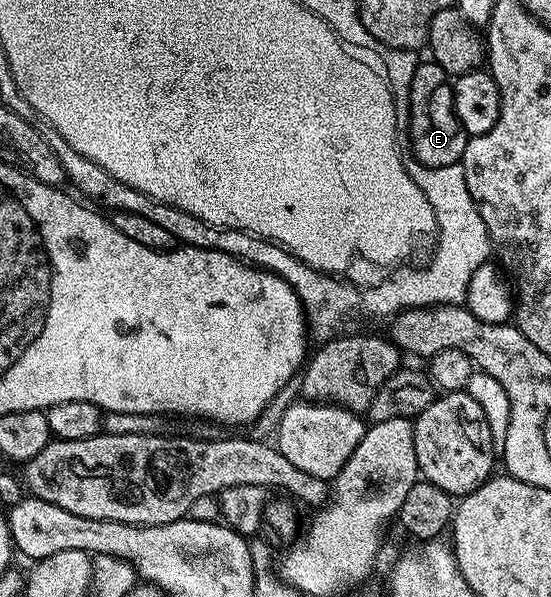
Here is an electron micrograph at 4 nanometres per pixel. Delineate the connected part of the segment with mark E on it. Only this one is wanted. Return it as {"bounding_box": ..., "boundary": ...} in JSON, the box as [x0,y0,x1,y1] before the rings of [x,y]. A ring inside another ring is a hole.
{"bounding_box":[408,61,469,167],"boundary":[[[422,61],[414,69],[408,98],[408,139],[412,142],[411,154],[427,167],[455,167],[463,160],[469,135],[458,121],[454,109],[452,83],[442,65]]]}

